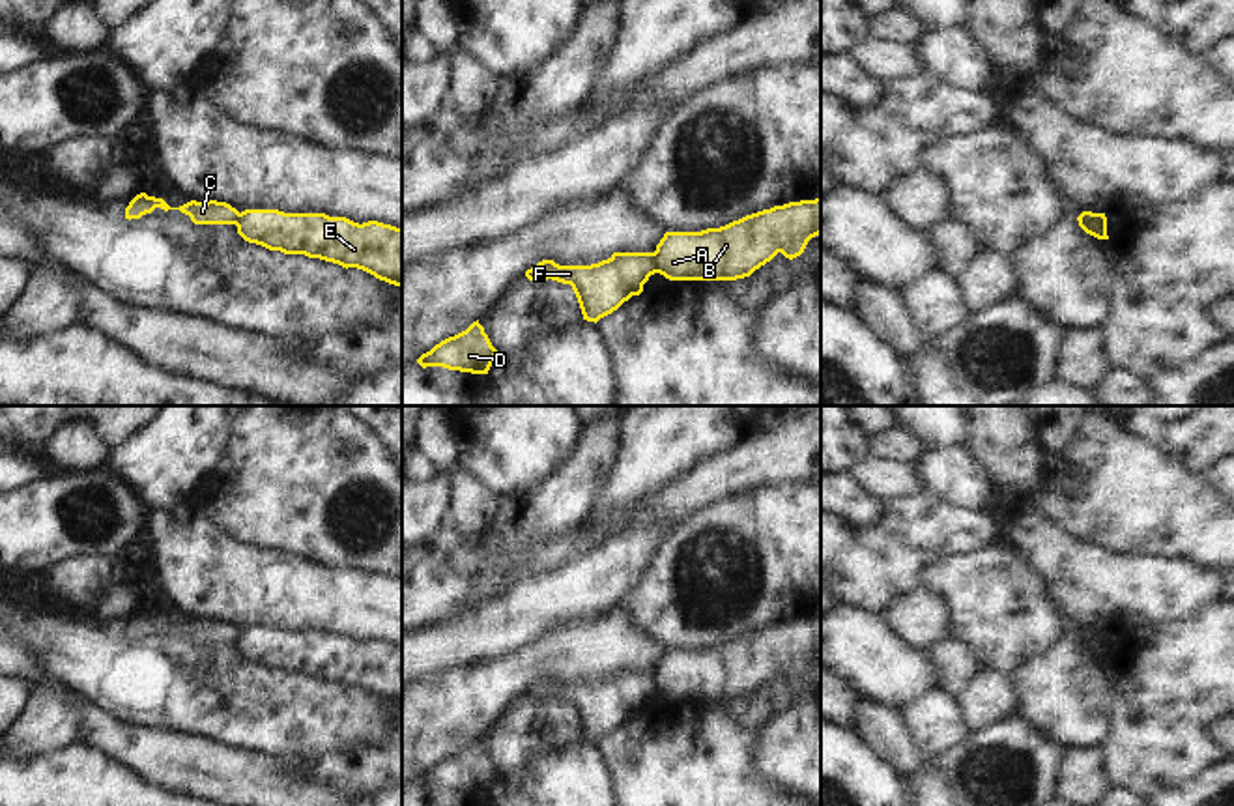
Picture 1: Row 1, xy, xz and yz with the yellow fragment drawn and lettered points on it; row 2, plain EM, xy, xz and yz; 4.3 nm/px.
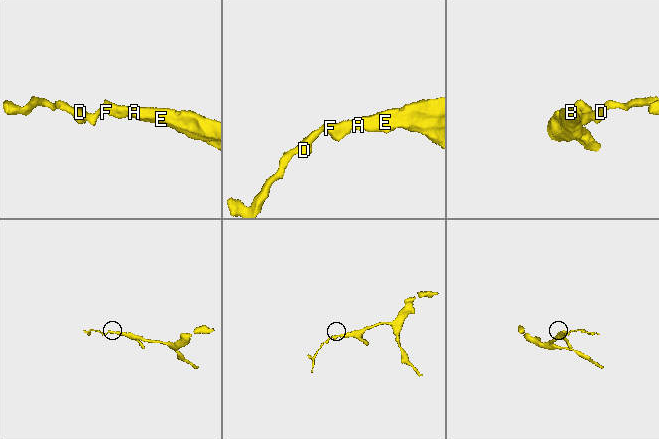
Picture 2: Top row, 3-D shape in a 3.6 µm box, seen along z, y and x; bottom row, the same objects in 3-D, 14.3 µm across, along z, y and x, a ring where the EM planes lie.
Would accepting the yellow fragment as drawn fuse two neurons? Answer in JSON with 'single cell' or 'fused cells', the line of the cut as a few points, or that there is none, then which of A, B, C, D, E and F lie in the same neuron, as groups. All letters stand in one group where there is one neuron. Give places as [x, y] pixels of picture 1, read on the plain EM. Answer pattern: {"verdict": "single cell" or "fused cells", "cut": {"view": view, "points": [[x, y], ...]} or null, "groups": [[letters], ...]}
{"verdict": "fused cells", "cut": {"view": "xz", "points": [[653, 672], [657, 690]]}, "groups": [["A", "B", "E"], ["C", "D", "F"]]}

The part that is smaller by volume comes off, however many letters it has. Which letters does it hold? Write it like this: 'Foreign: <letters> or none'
Foreign: C, D, F

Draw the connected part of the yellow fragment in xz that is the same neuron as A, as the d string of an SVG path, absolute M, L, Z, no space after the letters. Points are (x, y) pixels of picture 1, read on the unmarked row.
M821 617L774 625L720 647L666 651L656 664L656 692L669 699L737 699L750 696L778 671L793 679L821 653Z

